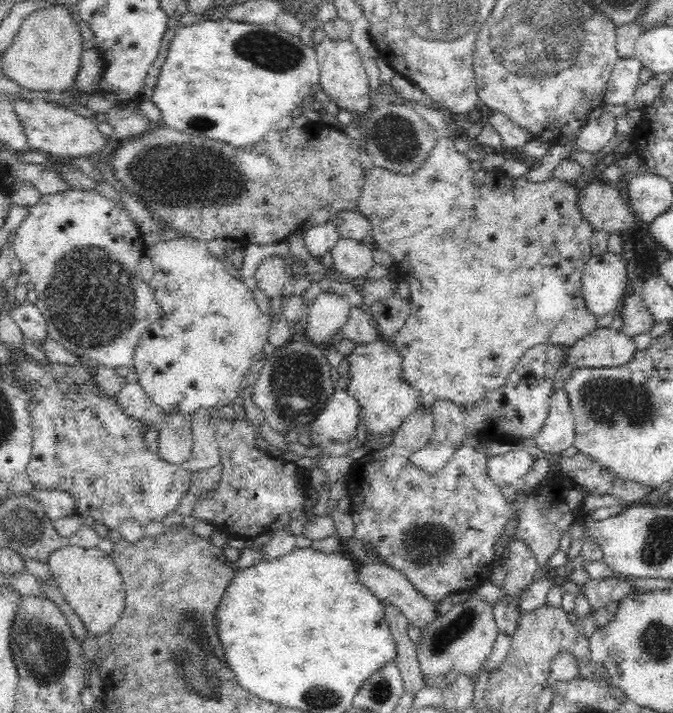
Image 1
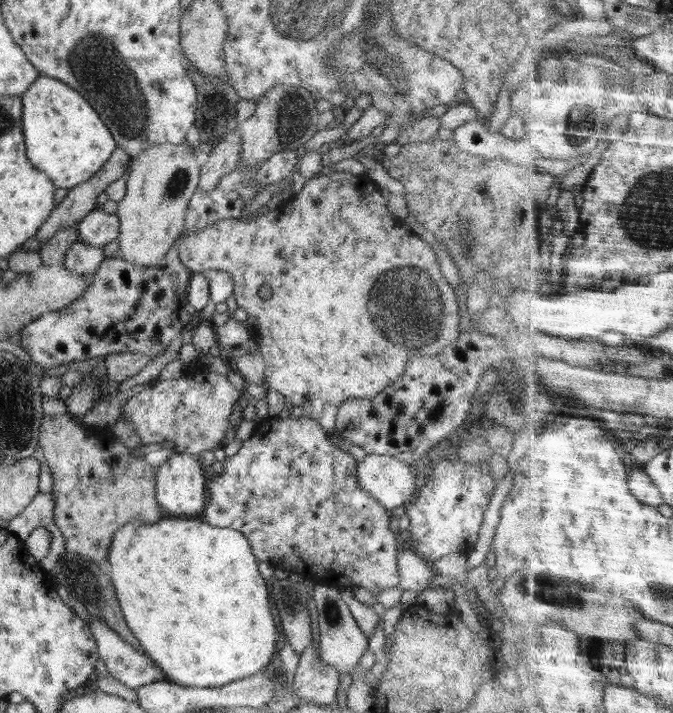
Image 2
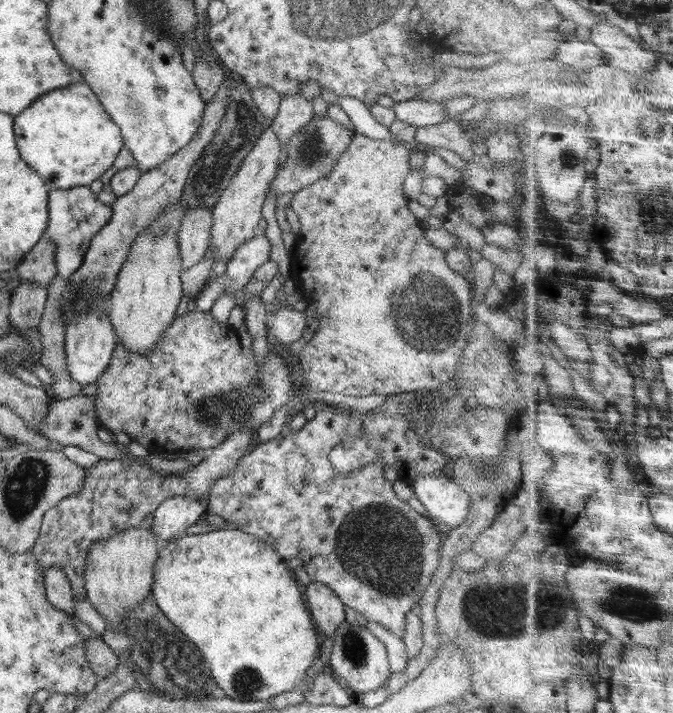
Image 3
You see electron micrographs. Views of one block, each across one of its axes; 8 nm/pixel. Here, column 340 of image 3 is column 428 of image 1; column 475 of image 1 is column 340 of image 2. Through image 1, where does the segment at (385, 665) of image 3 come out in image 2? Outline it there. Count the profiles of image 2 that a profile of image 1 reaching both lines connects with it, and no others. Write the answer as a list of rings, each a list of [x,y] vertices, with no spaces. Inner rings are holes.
[[[316,585],[314,588],[314,606],[318,611],[318,630],[320,630],[319,650],[322,660],[336,668],[339,673],[361,671],[358,662],[366,649],[369,648],[369,639],[358,627],[356,620],[352,617],[350,609],[342,601],[340,590],[327,585]]]

